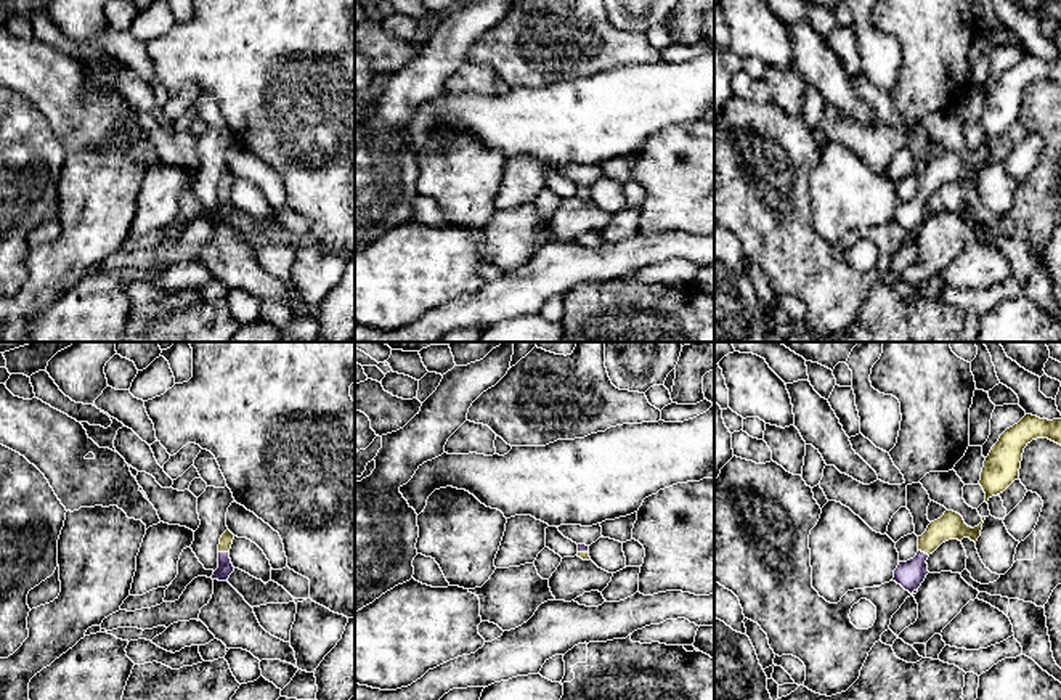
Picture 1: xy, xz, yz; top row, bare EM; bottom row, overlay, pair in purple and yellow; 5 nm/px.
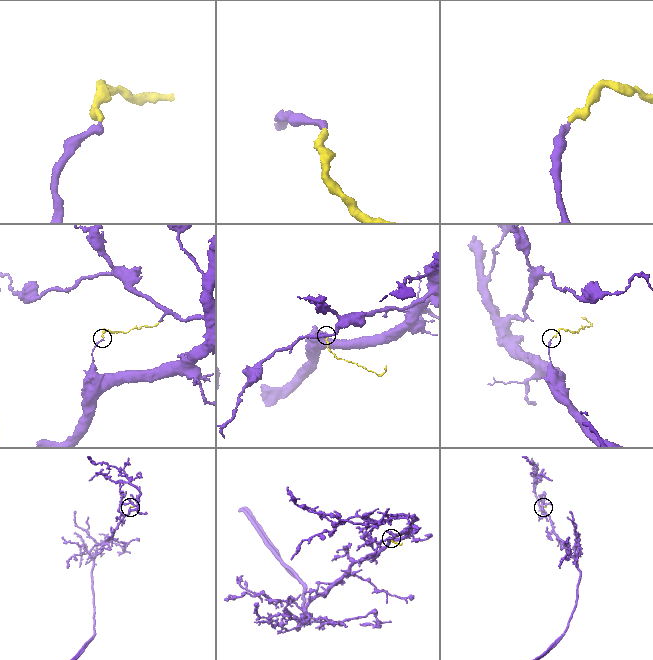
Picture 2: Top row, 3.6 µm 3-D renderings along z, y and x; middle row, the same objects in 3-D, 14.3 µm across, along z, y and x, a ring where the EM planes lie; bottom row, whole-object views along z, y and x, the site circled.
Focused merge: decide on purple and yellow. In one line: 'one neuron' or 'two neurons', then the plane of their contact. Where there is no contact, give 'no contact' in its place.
one neuron | xy

